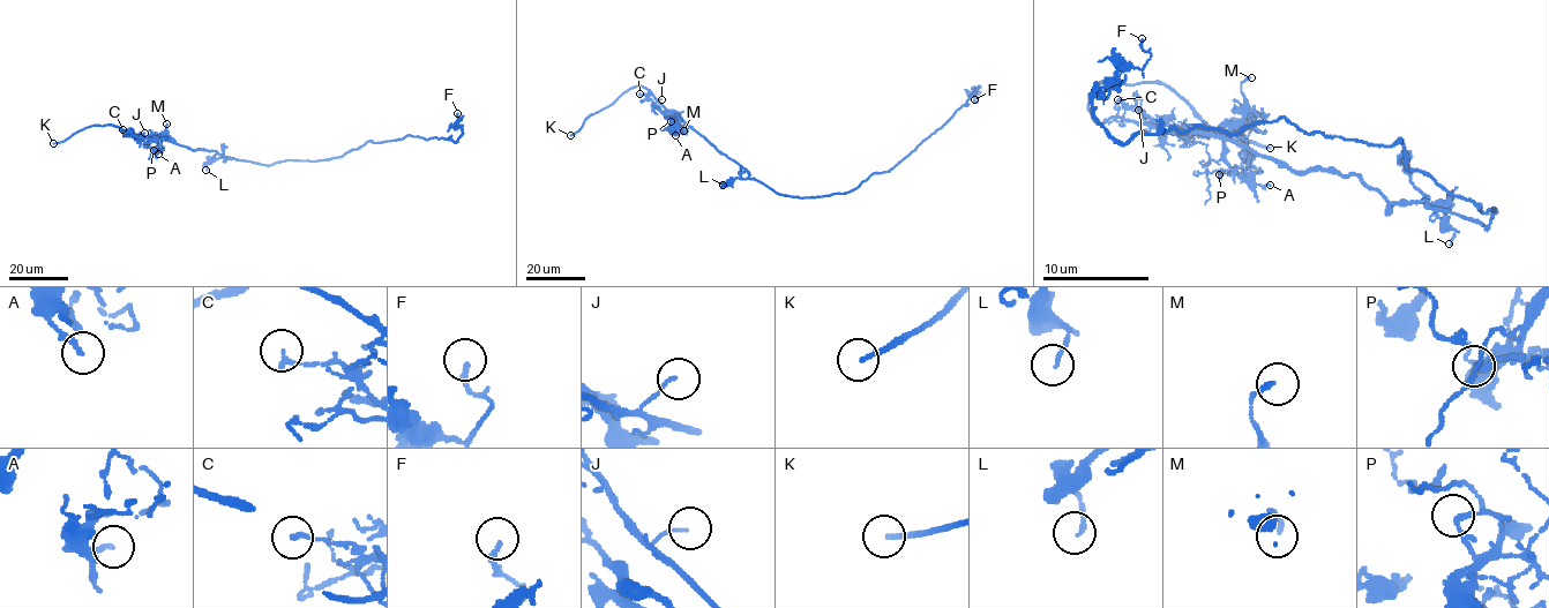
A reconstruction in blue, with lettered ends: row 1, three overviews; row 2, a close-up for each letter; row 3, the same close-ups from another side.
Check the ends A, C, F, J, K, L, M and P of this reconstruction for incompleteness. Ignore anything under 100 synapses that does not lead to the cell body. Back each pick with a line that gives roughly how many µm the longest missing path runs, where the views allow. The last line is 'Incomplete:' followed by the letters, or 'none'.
K: about 15 µm are missing
Incomplete: K

